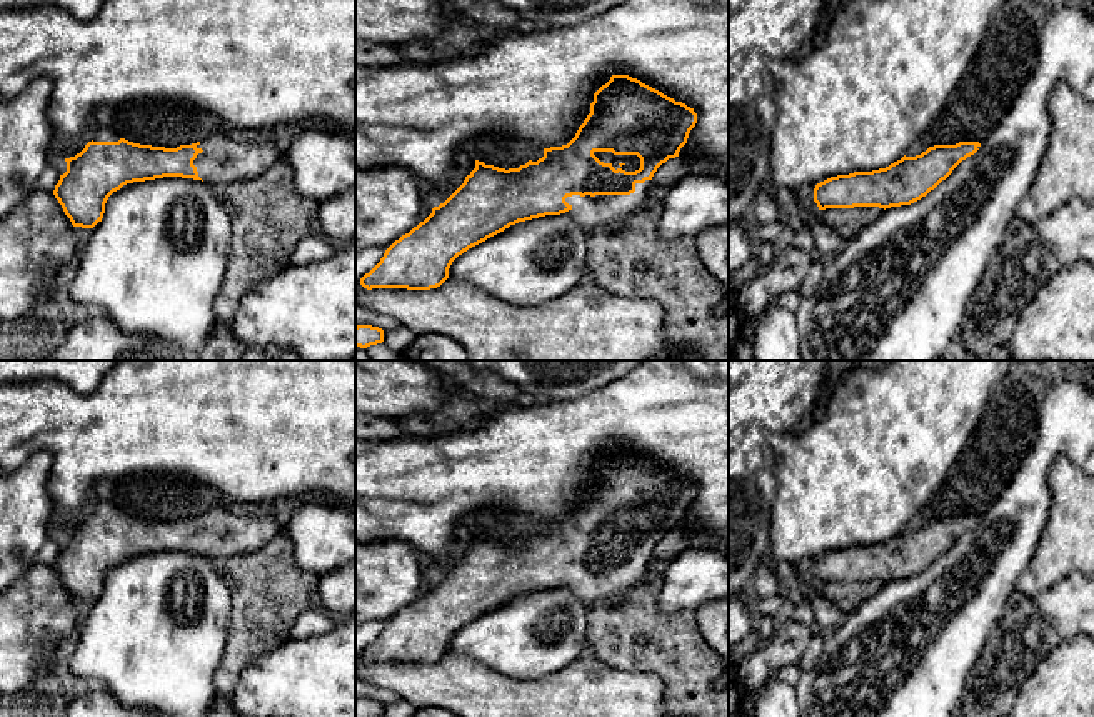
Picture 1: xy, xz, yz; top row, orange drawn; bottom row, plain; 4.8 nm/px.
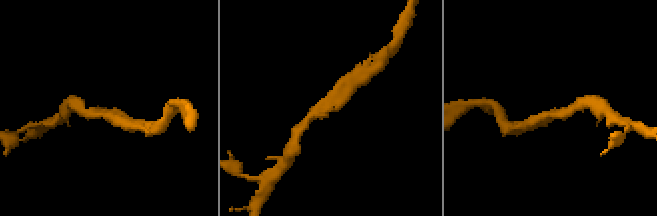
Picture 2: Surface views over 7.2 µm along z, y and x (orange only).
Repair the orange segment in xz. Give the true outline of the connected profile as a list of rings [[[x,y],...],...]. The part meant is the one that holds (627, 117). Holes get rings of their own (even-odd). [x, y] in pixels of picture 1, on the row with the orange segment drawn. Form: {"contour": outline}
{"contour": [[[612,75],[594,93],[590,113],[575,137],[519,168],[499,168],[475,160],[464,183],[409,233],[395,240],[380,262],[360,278],[372,288],[430,290],[449,278],[452,262],[469,248],[519,222],[565,215],[589,235],[595,228],[617,230],[640,213],[652,177],[669,158],[679,157],[697,123],[694,108],[629,75]]]}

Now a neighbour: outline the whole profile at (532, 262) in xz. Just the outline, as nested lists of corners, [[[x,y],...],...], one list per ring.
[[[565,215],[519,222],[459,255],[449,277],[510,305],[539,307],[585,283],[587,235]]]

